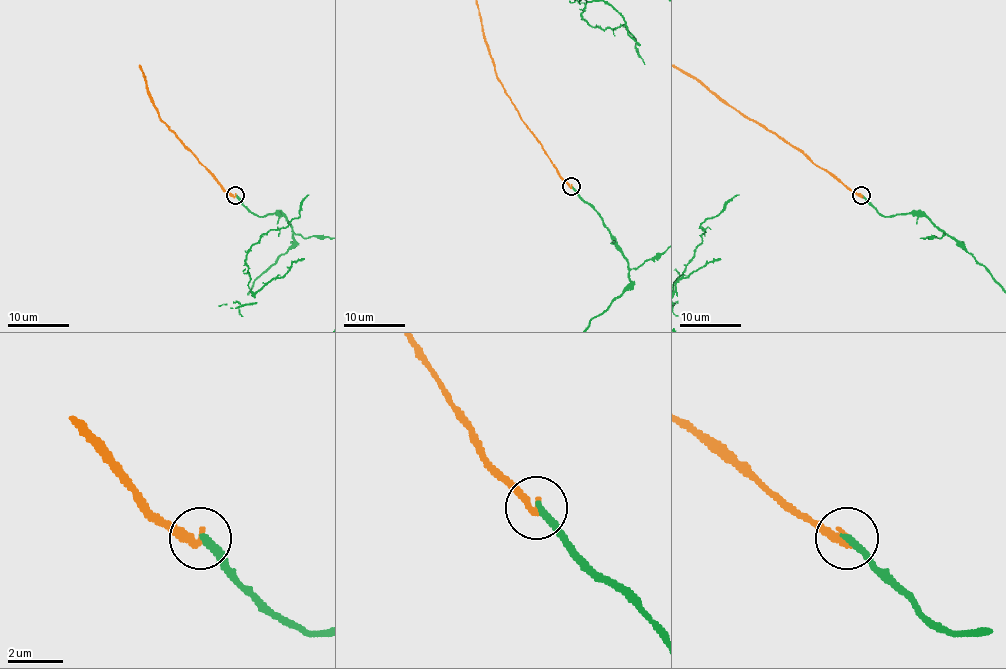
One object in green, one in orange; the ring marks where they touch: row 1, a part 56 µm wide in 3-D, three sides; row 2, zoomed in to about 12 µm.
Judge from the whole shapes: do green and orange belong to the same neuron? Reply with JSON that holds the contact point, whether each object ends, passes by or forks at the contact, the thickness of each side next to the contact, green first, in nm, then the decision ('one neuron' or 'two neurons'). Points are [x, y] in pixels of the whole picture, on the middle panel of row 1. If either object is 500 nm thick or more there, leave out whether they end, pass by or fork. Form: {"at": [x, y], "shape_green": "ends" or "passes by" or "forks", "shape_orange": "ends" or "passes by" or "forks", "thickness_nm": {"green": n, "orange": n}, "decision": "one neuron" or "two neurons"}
{"at": [571, 186], "shape_green": "ends", "shape_orange": "ends", "thickness_nm": {"green": 260, "orange": 240}, "decision": "two neurons"}

